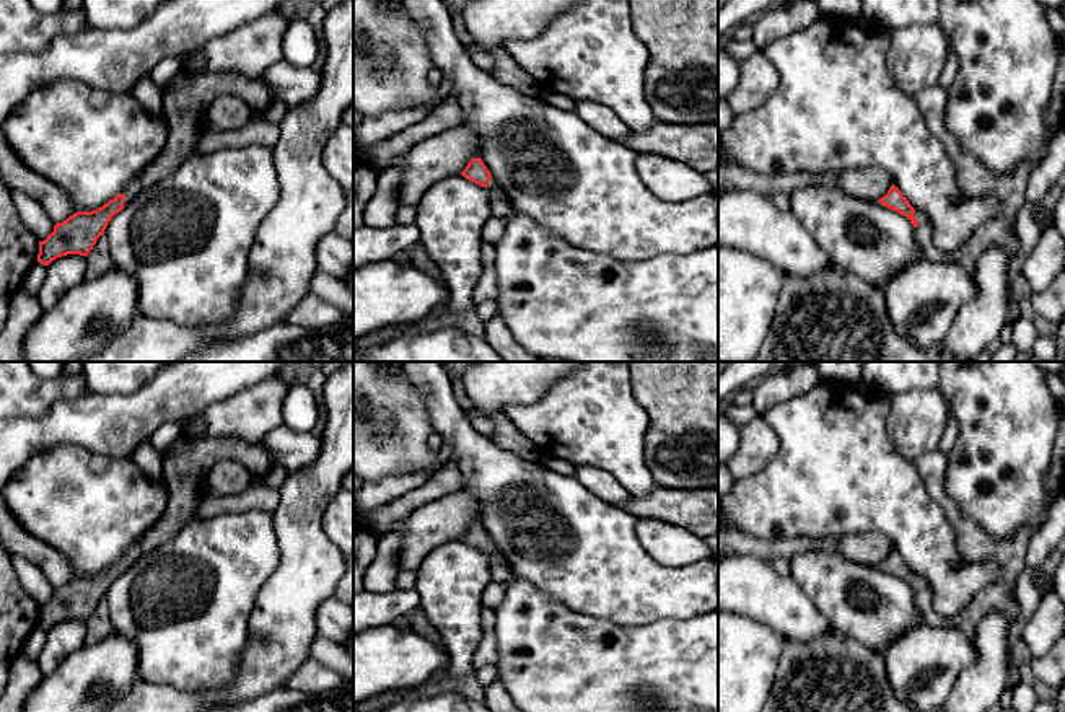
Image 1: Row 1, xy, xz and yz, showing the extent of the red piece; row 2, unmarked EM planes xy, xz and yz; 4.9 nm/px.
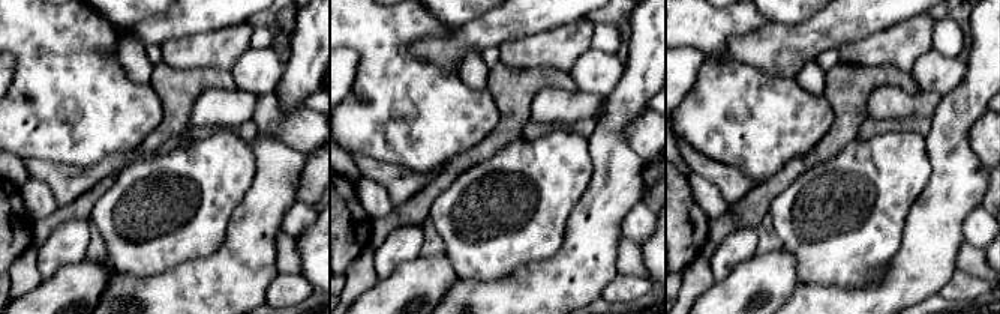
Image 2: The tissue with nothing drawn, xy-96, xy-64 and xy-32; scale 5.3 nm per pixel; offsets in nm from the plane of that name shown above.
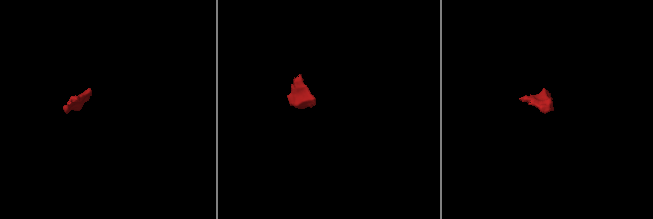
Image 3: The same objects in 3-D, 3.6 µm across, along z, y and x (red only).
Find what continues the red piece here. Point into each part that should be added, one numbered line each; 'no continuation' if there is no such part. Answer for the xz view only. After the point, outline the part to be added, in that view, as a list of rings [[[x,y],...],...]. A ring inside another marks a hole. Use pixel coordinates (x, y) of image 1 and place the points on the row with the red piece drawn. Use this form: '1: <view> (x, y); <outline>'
1: xz (500, 206); [[[493,179],[489,181],[487,191],[490,196],[490,212],[493,217],[505,220],[515,213],[511,202]]]

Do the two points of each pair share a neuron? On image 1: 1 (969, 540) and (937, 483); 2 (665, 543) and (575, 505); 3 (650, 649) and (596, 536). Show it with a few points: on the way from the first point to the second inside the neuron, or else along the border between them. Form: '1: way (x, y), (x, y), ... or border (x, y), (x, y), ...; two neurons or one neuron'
1: way (963, 525), (942, 497); one neuron
2: border (635, 518), (635, 538), (657, 562); two neurons
3: border (601, 616), (632, 624), (663, 618), (676, 619); two neurons

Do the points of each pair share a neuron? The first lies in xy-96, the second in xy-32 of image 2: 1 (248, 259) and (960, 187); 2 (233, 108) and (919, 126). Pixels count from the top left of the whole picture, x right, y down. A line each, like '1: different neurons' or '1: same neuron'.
1: same neuron
2: different neurons

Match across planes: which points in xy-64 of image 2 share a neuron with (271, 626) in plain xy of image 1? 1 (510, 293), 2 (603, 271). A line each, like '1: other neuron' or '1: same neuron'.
1: same neuron
2: same neuron

